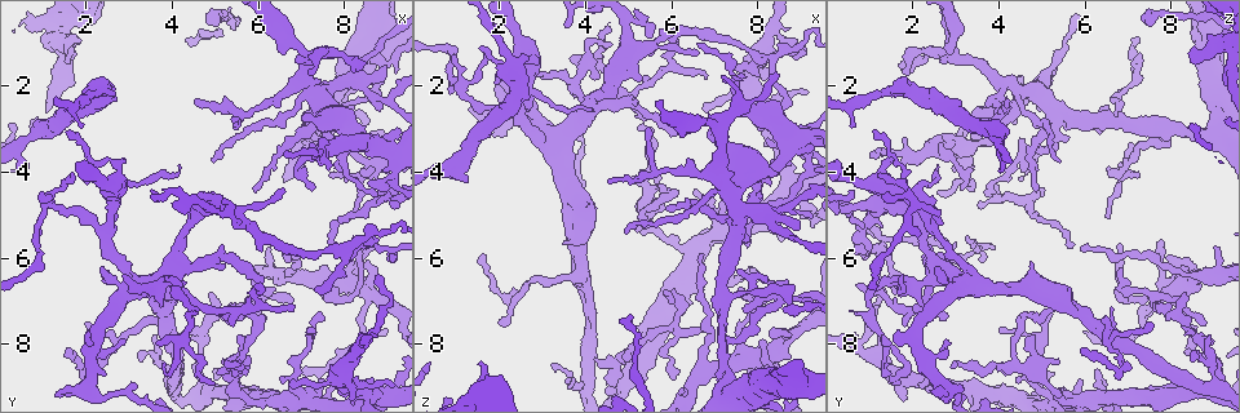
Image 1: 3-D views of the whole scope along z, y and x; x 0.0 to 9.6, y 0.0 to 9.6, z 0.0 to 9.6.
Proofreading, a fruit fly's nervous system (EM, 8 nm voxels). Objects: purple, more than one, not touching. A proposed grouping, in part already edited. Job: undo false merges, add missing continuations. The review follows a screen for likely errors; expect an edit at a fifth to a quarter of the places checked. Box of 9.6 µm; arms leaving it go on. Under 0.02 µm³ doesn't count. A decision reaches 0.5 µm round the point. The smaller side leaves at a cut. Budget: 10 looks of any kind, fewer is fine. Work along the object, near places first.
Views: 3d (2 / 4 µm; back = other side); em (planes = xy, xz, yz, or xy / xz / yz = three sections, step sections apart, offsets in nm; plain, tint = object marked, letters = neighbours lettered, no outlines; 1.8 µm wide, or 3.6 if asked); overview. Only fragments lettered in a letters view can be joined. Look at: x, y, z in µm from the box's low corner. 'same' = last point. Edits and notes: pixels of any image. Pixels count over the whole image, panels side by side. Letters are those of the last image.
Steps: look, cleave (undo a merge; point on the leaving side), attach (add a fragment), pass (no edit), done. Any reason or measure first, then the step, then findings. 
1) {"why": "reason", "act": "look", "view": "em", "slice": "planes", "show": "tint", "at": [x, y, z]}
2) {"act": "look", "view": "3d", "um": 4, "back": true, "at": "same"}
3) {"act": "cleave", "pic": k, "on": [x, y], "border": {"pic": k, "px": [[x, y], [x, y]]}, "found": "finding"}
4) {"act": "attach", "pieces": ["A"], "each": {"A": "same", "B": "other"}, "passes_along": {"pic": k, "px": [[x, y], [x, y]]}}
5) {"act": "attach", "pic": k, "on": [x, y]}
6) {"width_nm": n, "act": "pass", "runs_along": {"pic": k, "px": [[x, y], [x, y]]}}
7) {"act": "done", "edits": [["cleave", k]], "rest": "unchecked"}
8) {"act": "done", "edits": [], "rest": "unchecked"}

{"why": "tapers out", "act": "look", "view": "3d", "um": 4, "at": [2.05, 7.50, 7.45]}

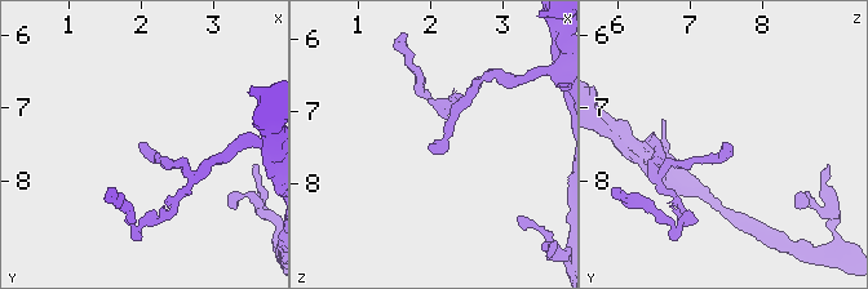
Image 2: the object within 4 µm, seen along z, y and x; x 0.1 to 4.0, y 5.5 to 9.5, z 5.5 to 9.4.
{"why": "need the tissue", "act": "look", "view": "em", "slice": "planes", "show": "tint", "at": [2.05, 7.45, 7.50]}

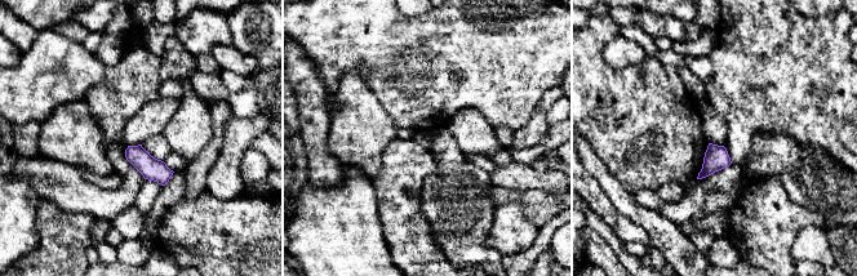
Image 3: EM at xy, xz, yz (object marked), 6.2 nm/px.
{"act": "look", "view": "em", "slice": "planes", "show": "letters", "at": "same"}

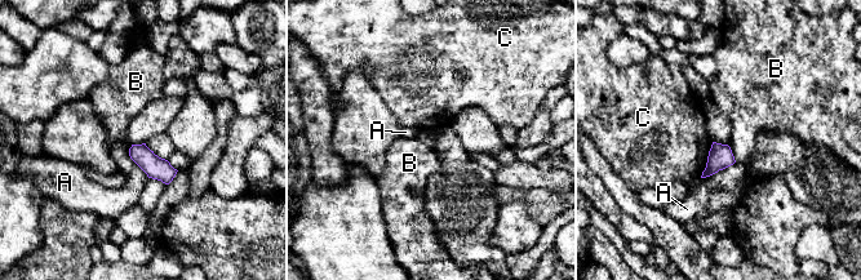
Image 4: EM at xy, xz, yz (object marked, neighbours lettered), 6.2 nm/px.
{"act": "pass", "each": {"A": "other", "B": "other", "C": "other"}, "found": "none of them fits"}

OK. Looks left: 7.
{"why": "three-way junction", "act": "look", "view": "3d", "um": 2, "at": [6.75, 6.45, 8.60]}

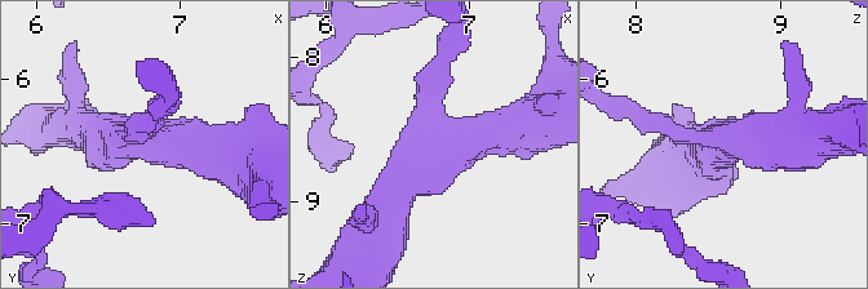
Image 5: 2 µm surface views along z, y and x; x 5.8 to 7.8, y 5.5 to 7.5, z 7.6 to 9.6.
{"arms": 3, "arm_widths_nm": [160, 300, 400], "why": "shape alone is not enough", "act": "look", "view": "em", "slice": "planes", "show": "letters", "at": [6.74, 6.42, 8.62]}

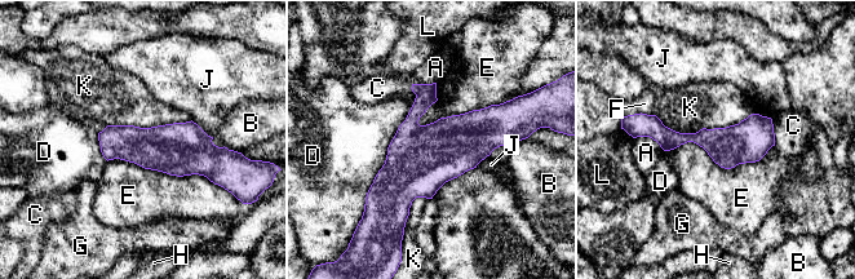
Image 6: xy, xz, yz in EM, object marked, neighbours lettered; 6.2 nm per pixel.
{"act": "pass", "each": {"A": "other", "B": "other", "C": "other", "D": "other", "E": "other", "F": "other", "G": "other", "H": "other", "J": "other", "K": "other", "L": "other"}, "border": {"pic": 6, "px": [[509, 100], [417, 123]]}, "found": "all the same cell"}

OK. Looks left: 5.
{"why": "an open end", "act": "look", "view": "em", "slice": "planes", "show": "letters", "at": [8.80, 5.65, 7.75]}

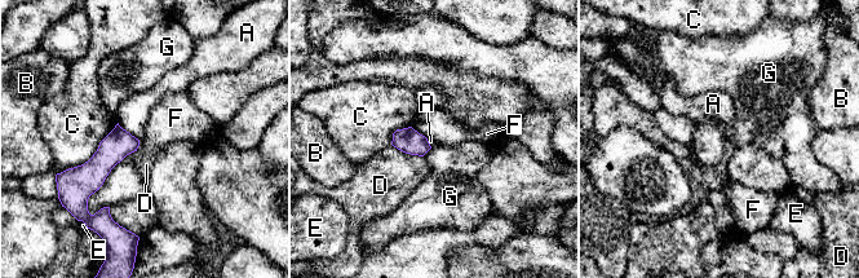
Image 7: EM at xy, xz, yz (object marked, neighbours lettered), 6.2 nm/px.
{"width_nm": 160, "act": "pass", "each": {"A": "other", "B": "other", "C": "other", "D": "other", "E": "other", "F": "other", "G": "other"}, "border": {"pic": 7, "px": [[140, 140], [89, 197], [87, 207]]}, "found": "none of them fits"}

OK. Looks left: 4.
{"why": "looks like a crossing", "act": "look", "view": "3d", "um": 2, "at": [4.00, 6.55, 2.50]}

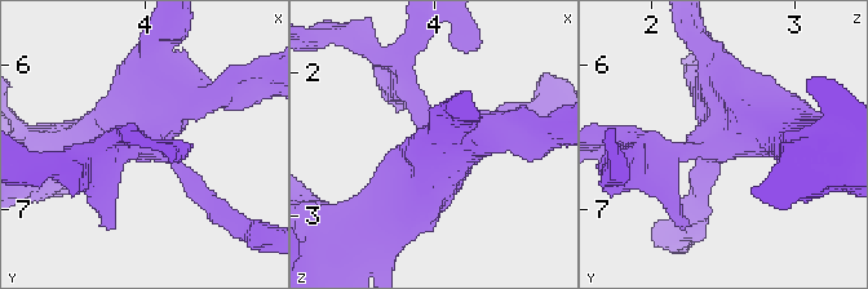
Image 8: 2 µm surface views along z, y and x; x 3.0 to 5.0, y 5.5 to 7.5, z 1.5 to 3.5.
{"why": "need the tissue", "act": "look", "view": "em", "slice": "xz", "step": 4, "show": "letters", "at": [4.00, 6.52, 2.52]}

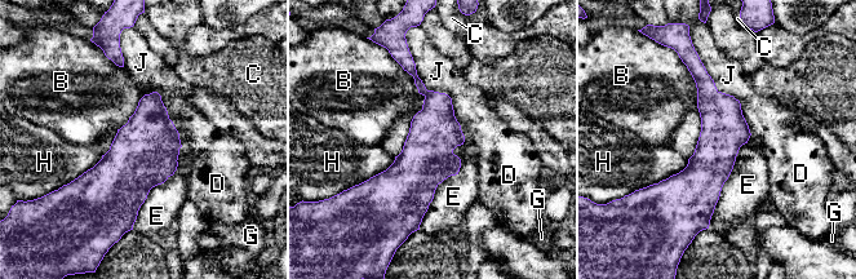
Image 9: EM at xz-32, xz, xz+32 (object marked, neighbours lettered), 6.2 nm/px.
{"width_nm": 300, "act": "pass", "each": {"B": "other", "C": "other", "D": "other", "E": "other", "G": "other", "H": "other", "J": "other"}, "runs_along": {"pic": 9, "px": [[409, 63], [430, 97], [418, 213]]}, "found": "continuous, no second cell"}

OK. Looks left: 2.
{"act": "done", "edits": [], "rest": "unchecked"}

